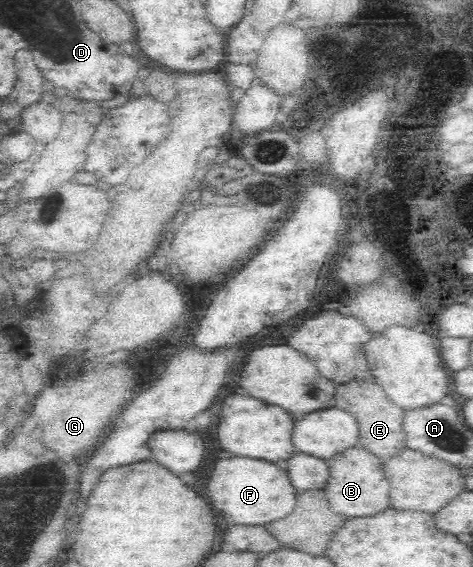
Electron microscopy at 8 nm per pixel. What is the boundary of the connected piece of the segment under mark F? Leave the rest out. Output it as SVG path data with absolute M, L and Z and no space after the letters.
M250 457L218 459L206 483L208 503L212 511L236 525L262 525L286 517L294 507L294 489L282 469L268 461Z

